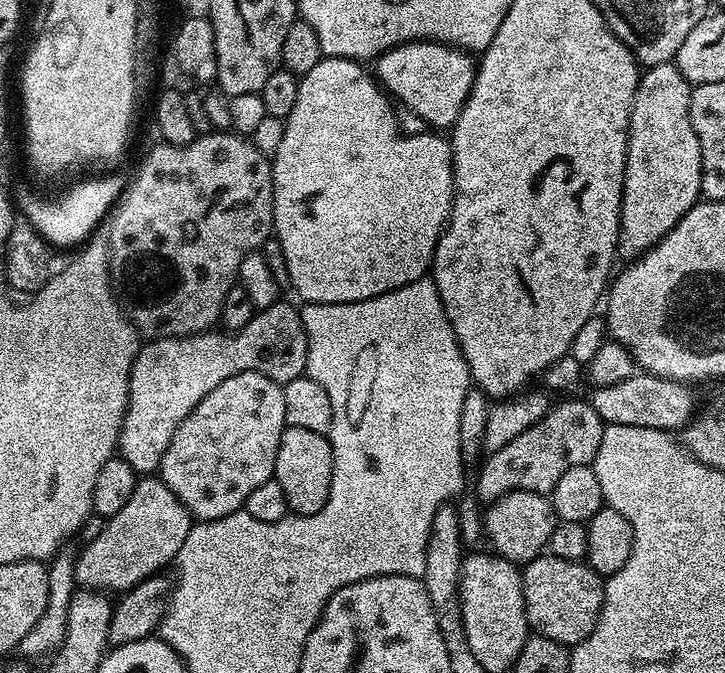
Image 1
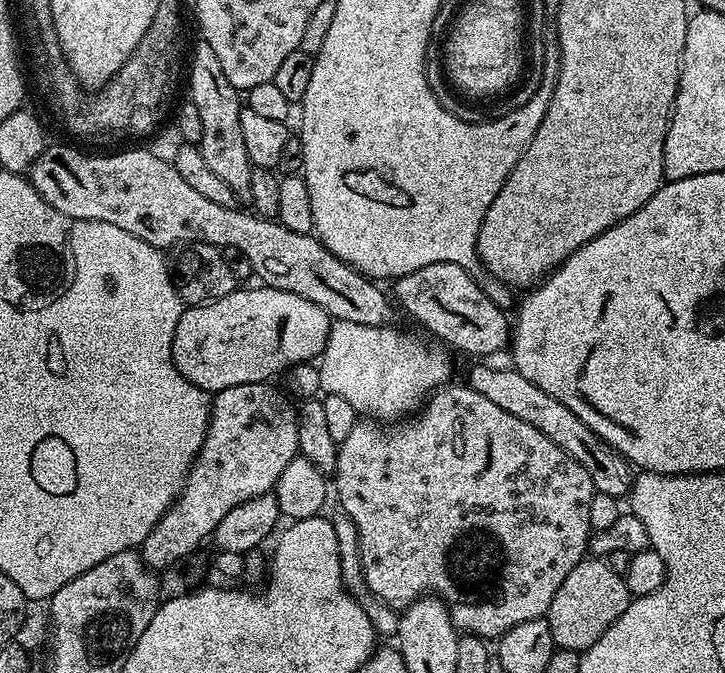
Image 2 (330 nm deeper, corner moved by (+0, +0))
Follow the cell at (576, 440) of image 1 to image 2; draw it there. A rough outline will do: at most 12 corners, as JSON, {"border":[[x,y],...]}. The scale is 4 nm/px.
{"border":[[463,383],[357,419],[365,589],[461,633],[547,617],[590,474]]}

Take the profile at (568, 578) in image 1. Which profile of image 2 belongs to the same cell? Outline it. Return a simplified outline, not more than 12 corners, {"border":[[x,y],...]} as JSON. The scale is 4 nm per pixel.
{"border":[[600,558],[566,574],[547,621],[557,648],[583,654],[630,602]]}

